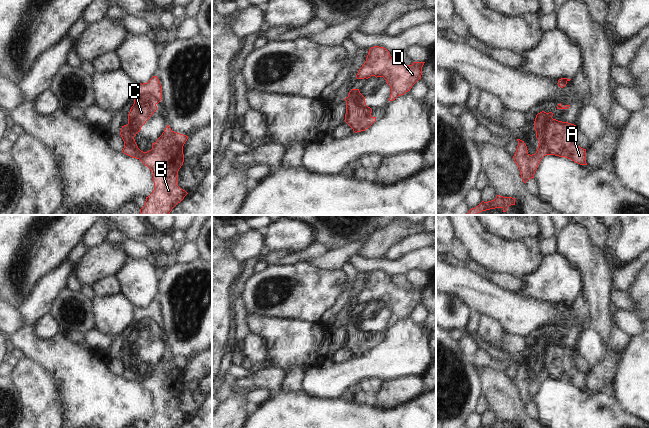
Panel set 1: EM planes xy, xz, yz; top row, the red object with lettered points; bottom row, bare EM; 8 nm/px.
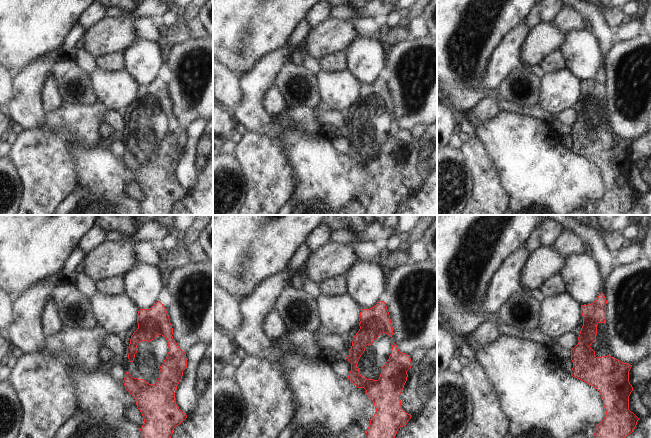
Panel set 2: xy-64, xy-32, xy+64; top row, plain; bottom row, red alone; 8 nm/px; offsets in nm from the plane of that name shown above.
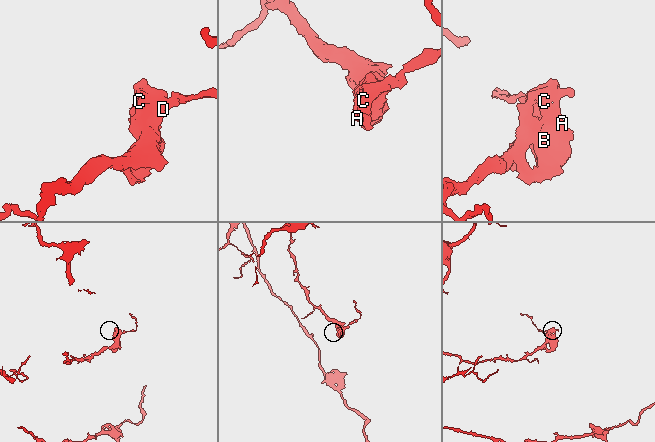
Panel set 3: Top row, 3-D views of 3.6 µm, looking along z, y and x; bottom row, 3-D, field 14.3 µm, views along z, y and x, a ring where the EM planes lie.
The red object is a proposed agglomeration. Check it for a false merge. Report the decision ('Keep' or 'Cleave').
Keep.

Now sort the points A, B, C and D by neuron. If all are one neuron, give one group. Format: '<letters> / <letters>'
A B C D

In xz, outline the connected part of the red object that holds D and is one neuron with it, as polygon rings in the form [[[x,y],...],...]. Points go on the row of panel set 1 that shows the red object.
[[[374,46],[369,49],[366,61],[359,69],[356,78],[383,77],[391,87],[389,101],[393,101],[398,96],[410,91],[412,86],[421,79],[424,63],[399,64],[392,59],[386,48]]]

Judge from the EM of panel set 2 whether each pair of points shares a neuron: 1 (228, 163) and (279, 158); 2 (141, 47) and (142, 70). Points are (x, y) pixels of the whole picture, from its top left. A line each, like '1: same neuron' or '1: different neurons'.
1: different neurons
2: same neuron

